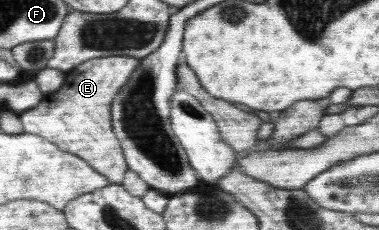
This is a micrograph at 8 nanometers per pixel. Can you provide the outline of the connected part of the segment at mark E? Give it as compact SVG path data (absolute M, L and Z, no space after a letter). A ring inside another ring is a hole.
M121 55L96 58L71 69L59 91L43 96L38 106L19 115L23 132L49 139L63 151L85 159L111 183L121 184L129 164L114 132L111 107L139 64L140 59Z

